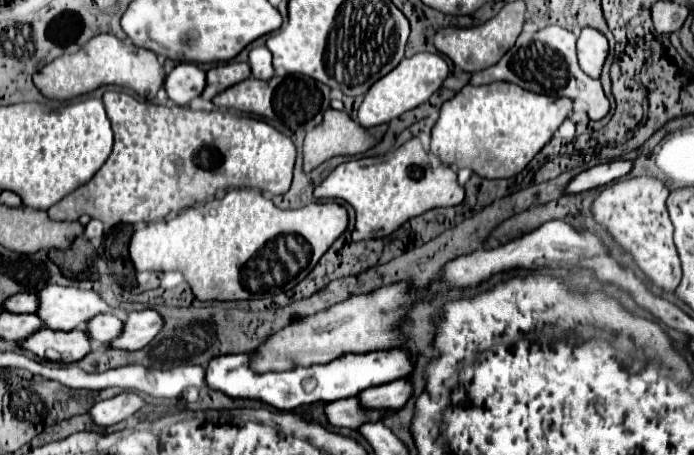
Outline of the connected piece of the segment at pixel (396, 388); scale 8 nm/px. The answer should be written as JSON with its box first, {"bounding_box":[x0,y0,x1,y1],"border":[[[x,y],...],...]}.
{"bounding_box":[359,378,413,410],"border":[[[409,378],[393,380],[381,386],[373,386],[359,394],[359,400],[365,408],[391,408],[399,410],[413,396],[413,382]]]}

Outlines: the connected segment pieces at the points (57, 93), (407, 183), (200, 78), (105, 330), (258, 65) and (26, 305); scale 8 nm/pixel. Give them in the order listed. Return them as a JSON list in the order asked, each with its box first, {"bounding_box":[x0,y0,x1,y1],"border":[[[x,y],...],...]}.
[{"bounding_box":[33,34,166,102],"border":[[[99,34],[91,38],[89,44],[83,46],[77,54],[63,54],[61,58],[55,58],[47,66],[43,66],[33,76],[33,82],[39,88],[39,92],[49,100],[71,100],[75,96],[93,92],[103,84],[115,84],[115,86],[131,88],[141,98],[153,102],[157,90],[164,84],[165,77],[166,73],[161,62],[151,50],[145,48],[141,50],[133,44],[129,46],[125,40],[119,40],[113,34]]]},{"bounding_box":[315,138,465,238],"border":[[[411,138],[393,152],[375,158],[359,158],[339,164],[315,190],[315,198],[341,198],[355,208],[357,222],[351,238],[383,238],[393,234],[407,220],[443,206],[457,206],[465,190],[457,184],[457,174],[449,166],[435,166],[423,150],[419,138]]]},{"bounding_box":[165,62,205,106],"border":[[[183,62],[173,68],[165,80],[165,92],[177,106],[187,106],[193,98],[201,96],[205,88],[205,72],[195,64]]]},{"bounding_box":[85,314,123,344],"border":[[[97,314],[89,318],[89,326],[85,326],[85,334],[89,334],[91,342],[107,344],[119,336],[123,322],[115,314]]]},{"bounding_box":[249,46,273,80],"border":[[[257,46],[249,52],[249,66],[253,78],[261,78],[261,80],[273,78],[273,64],[267,46]]]},{"bounding_box":[3,292,37,314],"border":[[[19,292],[15,296],[9,296],[3,302],[3,308],[5,308],[5,312],[13,312],[13,314],[23,314],[23,312],[33,314],[37,310],[37,296]]]}]

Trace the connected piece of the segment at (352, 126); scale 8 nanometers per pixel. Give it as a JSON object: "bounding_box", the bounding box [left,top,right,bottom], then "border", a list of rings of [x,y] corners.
{"bounding_box":[303,108,387,172],"border":[[[329,108],[325,112],[323,122],[315,130],[307,132],[307,136],[305,136],[305,142],[303,142],[303,172],[311,172],[321,162],[325,162],[333,156],[357,156],[357,154],[367,152],[371,146],[375,146],[383,138],[385,130],[387,130],[385,124],[381,124],[373,130],[367,130],[367,128],[359,126],[355,120],[351,120],[351,116],[347,116],[345,112]]]}

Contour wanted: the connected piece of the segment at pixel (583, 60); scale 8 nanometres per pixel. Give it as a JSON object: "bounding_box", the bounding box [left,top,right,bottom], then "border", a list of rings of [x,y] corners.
{"bounding_box":[577,28,609,78],"border":[[[595,28],[581,30],[579,40],[577,40],[577,58],[585,74],[589,74],[591,78],[599,78],[607,52],[609,52],[607,38],[599,30]]]}

